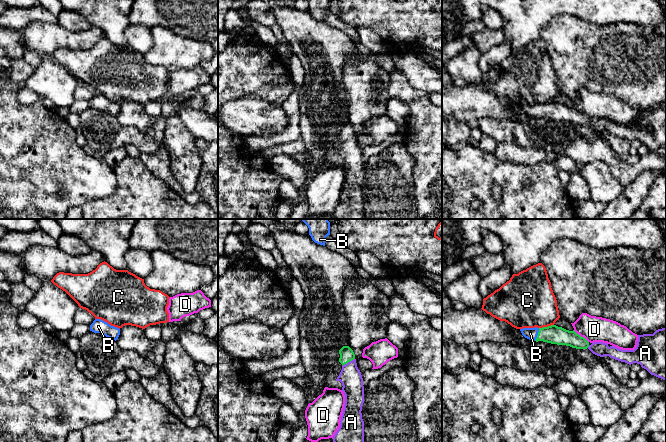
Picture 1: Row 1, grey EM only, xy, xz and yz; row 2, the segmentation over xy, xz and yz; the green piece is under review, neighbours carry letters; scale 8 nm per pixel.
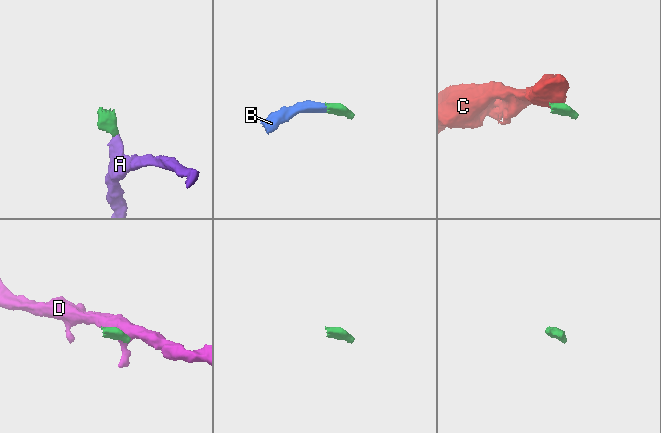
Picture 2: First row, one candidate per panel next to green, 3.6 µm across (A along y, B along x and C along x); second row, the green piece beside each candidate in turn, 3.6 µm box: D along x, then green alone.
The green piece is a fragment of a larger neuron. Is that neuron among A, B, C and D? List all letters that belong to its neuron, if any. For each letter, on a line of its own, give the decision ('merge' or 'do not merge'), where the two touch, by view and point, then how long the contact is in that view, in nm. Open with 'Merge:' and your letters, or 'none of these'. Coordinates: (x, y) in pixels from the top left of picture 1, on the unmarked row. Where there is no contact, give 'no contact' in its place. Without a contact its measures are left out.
Merge: A, B
A: merge; contact xz (348, 137); length 120 nm
B: merge; contact yz (538, 110); length 110 nm
C: do not merge; contact yz (546, 103); length 120 nm
D: do not merge; contact yz (580, 112); length 160 nm

